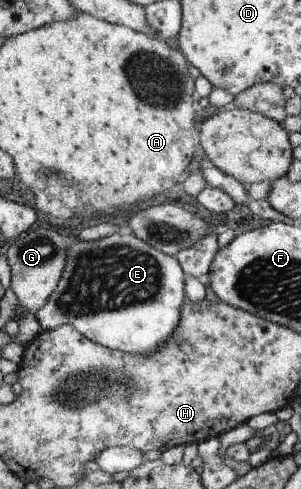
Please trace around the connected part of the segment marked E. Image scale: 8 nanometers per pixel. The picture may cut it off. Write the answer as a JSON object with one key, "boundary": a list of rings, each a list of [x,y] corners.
{"boundary":[[[115,233],[83,243],[76,241],[76,238],[71,238],[60,281],[42,309],[34,314],[43,331],[68,324],[76,328],[81,336],[102,347],[144,357],[156,353],[158,348],[174,340],[185,296],[185,278],[175,258],[155,250],[131,233],[124,236]]]}

